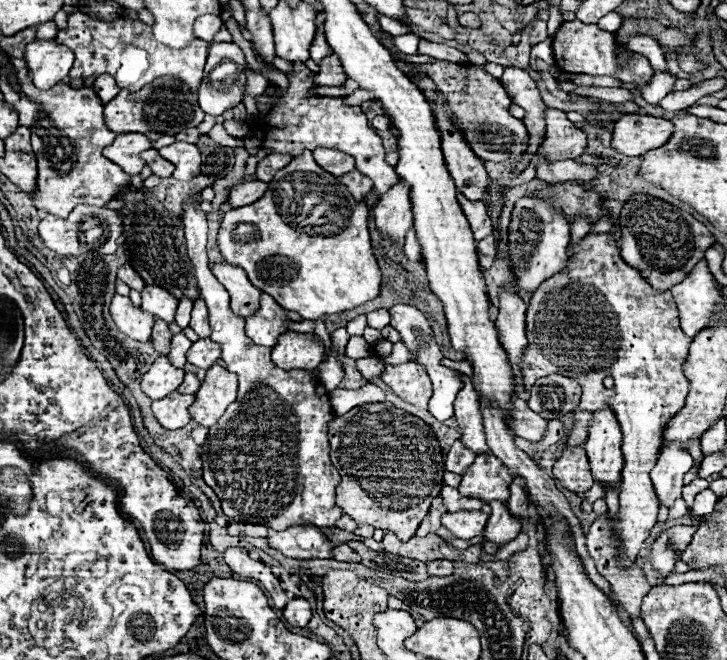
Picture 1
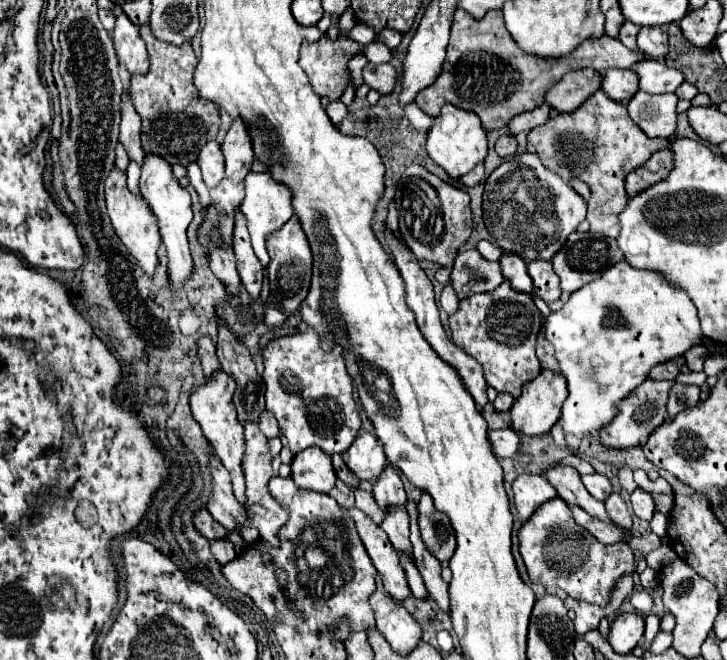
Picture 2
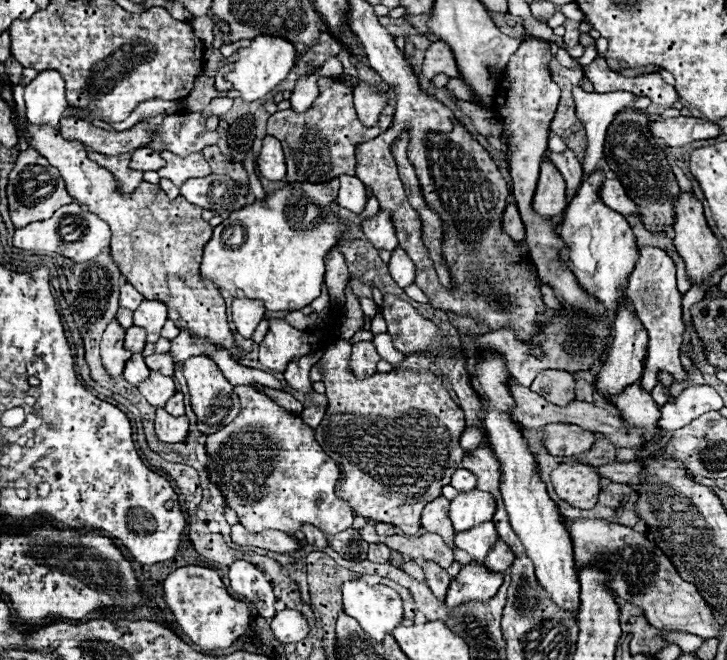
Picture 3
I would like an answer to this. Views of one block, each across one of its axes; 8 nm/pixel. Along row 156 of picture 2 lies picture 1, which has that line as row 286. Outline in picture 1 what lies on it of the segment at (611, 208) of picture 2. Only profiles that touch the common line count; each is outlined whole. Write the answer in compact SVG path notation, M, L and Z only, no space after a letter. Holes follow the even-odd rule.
M588 234L578 246L570 246L570 260L566 270L542 282L540 288L532 294L526 310L526 336L528 348L522 356L522 376L526 390L530 390L542 376L562 374L574 378L584 388L584 396L580 400L582 410L608 408L618 418L624 436L624 468L618 488L620 512L618 520L612 520L612 524L616 534L622 536L622 564L630 566L636 560L636 554L648 538L652 526L656 524L658 498L652 488L650 470L656 464L664 426L684 406L688 394L688 380L682 372L682 364L688 356L692 338L680 330L680 316L674 298L670 292L654 292L650 284L646 284L646 280L620 258L620 250L612 234ZM606 376L614 378L614 388L610 390L602 386Z

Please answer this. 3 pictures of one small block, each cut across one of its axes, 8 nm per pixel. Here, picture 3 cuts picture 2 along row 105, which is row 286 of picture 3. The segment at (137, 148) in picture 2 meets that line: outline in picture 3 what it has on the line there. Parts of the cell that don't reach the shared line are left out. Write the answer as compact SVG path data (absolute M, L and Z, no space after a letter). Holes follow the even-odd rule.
M124 284L120 290L120 306L128 310L136 310L140 302L142 302L142 294L138 294L132 284Z

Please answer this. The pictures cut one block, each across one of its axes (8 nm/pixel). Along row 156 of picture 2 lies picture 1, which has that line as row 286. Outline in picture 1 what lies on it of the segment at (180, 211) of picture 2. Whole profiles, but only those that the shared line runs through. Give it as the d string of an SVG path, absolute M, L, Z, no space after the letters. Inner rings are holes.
M150 284L142 290L142 306L140 308L146 312L152 312L160 320L174 322L176 306L178 306L178 300L174 296L170 296L170 292L166 292L164 288L158 288L156 284Z

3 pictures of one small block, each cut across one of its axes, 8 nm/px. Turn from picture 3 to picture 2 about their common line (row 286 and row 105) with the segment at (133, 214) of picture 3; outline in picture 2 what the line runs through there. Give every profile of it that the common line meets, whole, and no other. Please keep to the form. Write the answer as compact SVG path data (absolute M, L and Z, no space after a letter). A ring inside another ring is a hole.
M140 26L140 34L148 46L150 56L150 72L144 76L132 76L130 80L130 92L134 98L136 112L142 116L142 148L144 152L154 152L162 158L166 158L170 164L182 164L188 166L198 158L198 152L206 142L216 140L216 134L220 130L220 112L218 106L210 100L200 98L198 88L192 82L192 74L196 70L198 58L190 46L190 42L184 42L182 46L172 46L168 42L156 40L148 26Z

